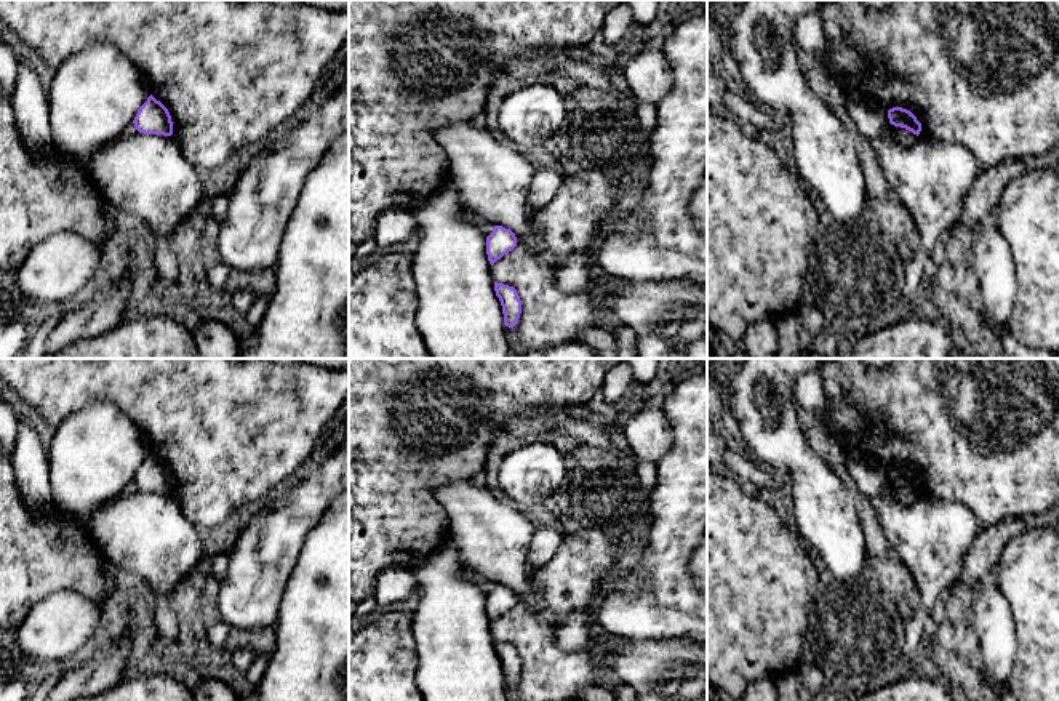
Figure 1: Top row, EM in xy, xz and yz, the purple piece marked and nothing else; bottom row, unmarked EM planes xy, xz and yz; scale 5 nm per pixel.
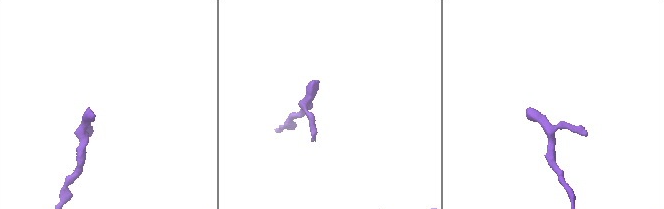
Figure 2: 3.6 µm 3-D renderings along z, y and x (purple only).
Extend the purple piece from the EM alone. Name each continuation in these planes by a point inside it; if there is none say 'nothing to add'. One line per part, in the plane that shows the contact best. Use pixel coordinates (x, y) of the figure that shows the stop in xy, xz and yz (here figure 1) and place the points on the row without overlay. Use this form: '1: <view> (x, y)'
nothing to add

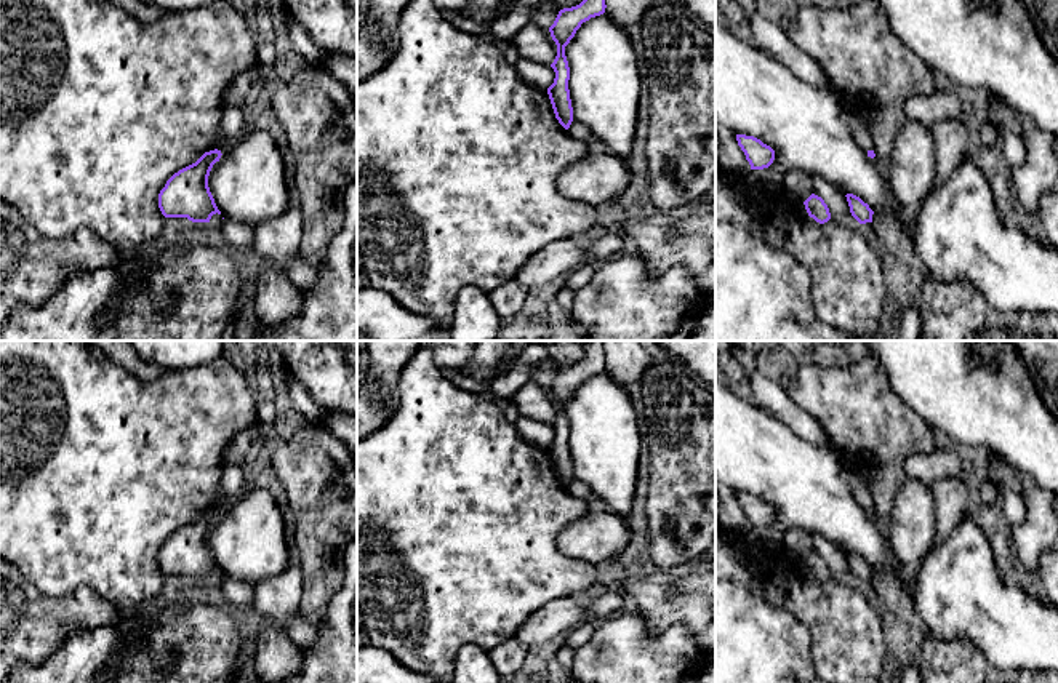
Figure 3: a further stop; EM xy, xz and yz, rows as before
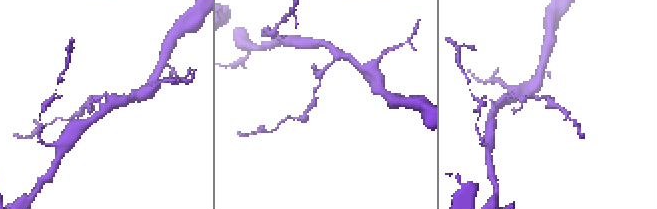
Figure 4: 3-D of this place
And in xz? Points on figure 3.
1: xz (580, 490)

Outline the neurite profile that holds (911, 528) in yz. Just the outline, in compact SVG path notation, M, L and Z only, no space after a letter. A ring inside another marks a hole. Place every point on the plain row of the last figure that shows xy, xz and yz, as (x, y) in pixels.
M908 477L896 494L885 534L900 565L896 582L908 590L935 539L935 499L928 485Z

